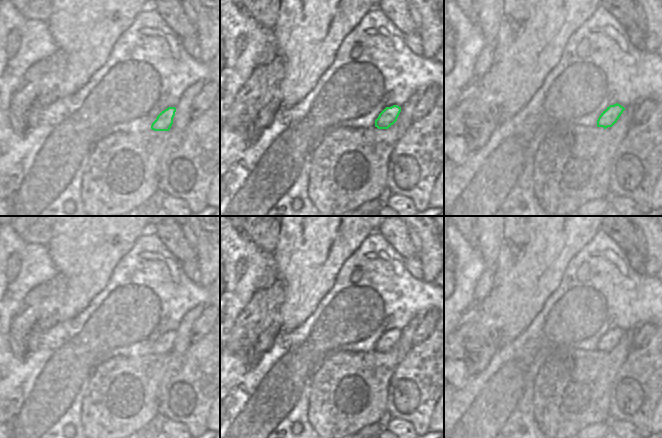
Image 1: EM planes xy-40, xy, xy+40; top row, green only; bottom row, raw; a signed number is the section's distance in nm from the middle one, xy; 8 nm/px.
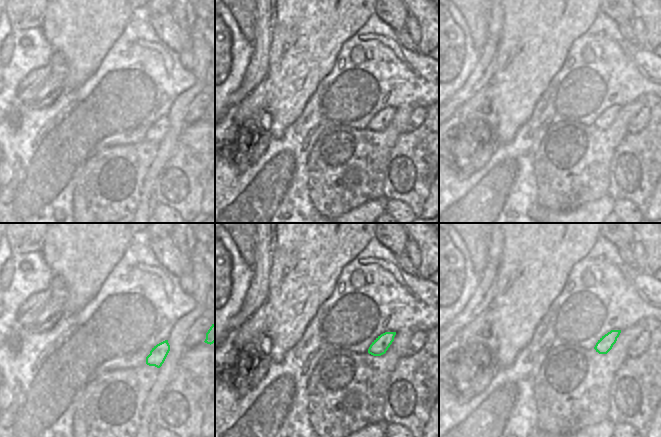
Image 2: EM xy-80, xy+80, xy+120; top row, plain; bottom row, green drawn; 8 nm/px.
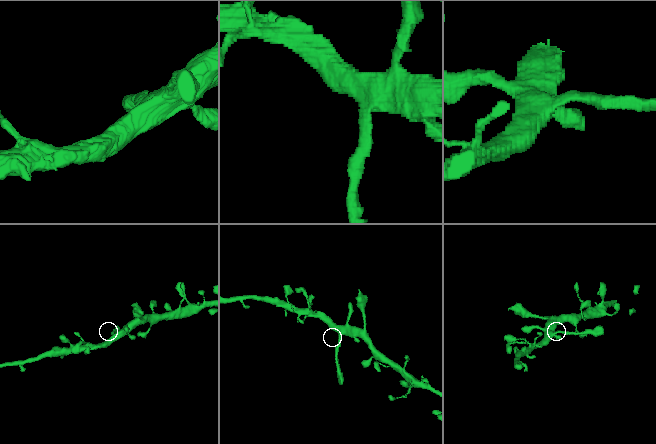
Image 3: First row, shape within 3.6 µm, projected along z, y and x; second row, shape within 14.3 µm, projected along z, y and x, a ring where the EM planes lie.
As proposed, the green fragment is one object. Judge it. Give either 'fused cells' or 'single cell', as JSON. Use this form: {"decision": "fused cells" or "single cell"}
{"decision": "fused cells"}

